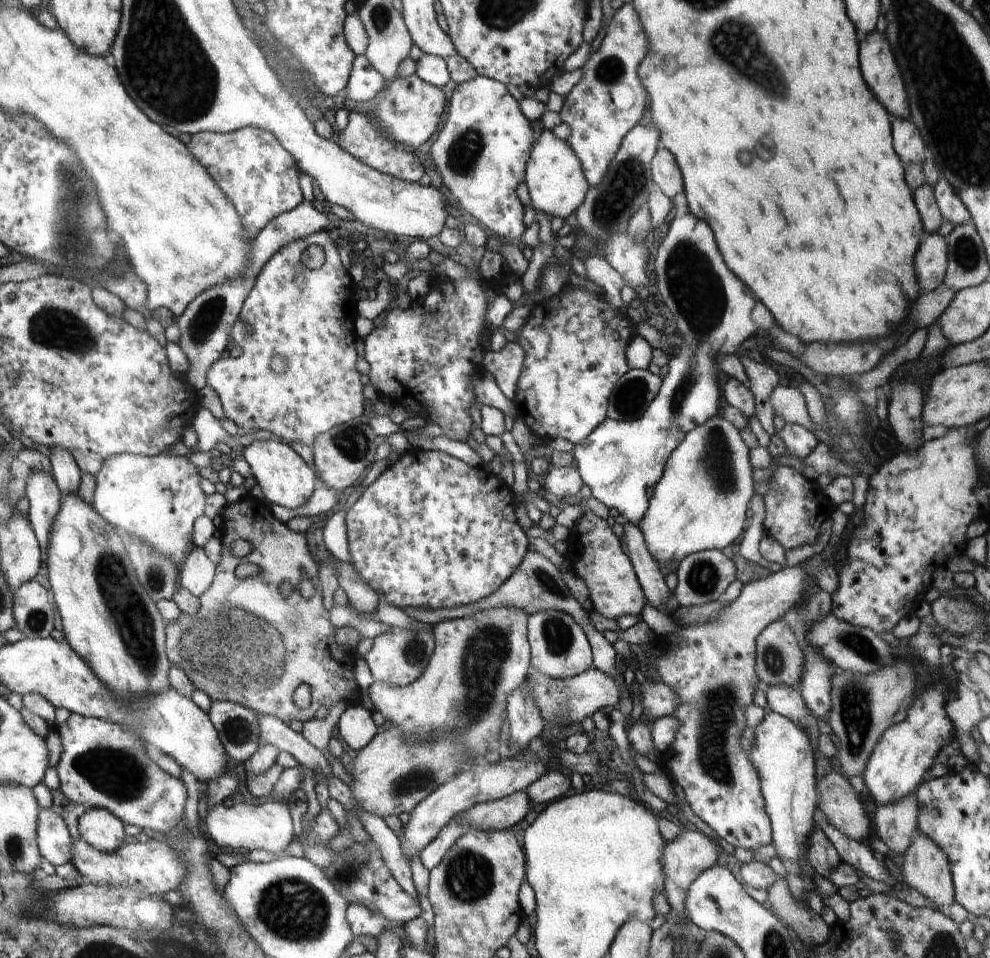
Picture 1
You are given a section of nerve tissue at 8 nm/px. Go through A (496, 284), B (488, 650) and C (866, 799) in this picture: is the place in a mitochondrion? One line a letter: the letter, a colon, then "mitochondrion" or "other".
A: other
B: mitochondrion
C: other

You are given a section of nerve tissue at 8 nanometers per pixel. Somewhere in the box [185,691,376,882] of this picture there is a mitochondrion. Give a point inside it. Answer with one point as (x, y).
(239, 732)

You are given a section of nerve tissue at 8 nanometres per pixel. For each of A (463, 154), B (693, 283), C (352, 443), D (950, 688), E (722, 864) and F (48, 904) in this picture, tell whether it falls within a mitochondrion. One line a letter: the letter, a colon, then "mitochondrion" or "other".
A: mitochondrion
B: mitochondrion
C: mitochondrion
D: other
E: other
F: other

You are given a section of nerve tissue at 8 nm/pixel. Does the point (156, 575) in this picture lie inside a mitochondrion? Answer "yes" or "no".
yes

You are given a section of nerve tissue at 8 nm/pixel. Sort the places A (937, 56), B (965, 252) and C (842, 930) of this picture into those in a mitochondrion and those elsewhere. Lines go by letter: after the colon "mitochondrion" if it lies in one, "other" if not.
A: mitochondrion
B: mitochondrion
C: other

